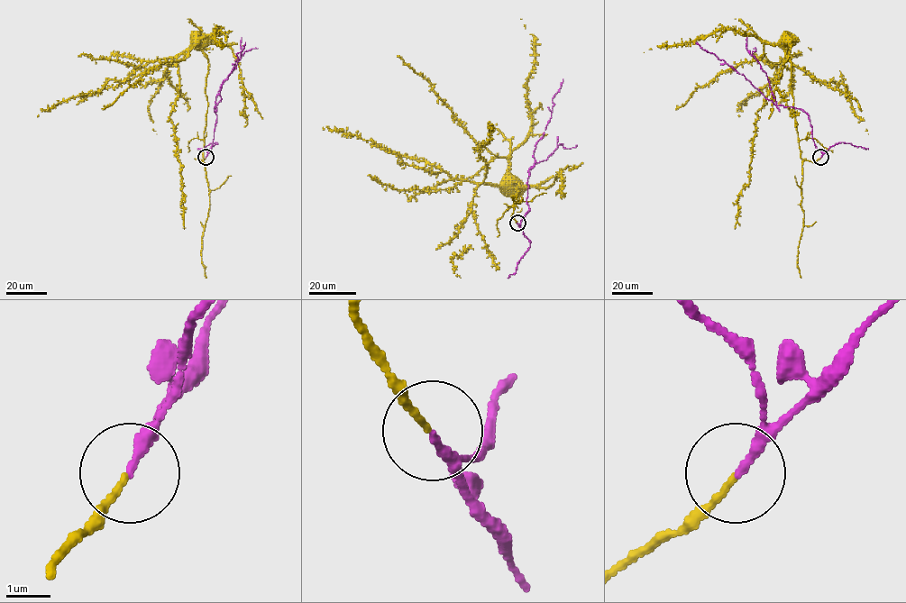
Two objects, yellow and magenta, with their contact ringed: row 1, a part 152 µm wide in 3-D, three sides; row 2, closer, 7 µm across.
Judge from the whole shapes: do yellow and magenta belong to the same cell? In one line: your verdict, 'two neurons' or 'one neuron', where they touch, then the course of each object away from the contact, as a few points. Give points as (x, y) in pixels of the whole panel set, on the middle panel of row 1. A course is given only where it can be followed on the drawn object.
one neuron | (517, 223) | yellow via (517, 223), (512, 205), (520, 187), (483, 181), (487, 164), (476, 149), (489, 141), (492, 123) | magenta via (517, 223), (529, 209), (526, 182), (535, 161), (533, 152), (551, 117), (552, 100), (562, 78)

